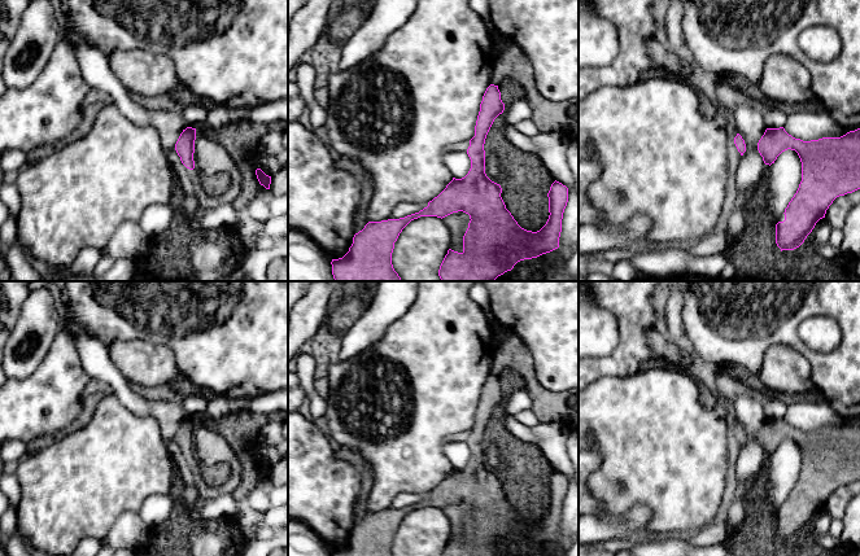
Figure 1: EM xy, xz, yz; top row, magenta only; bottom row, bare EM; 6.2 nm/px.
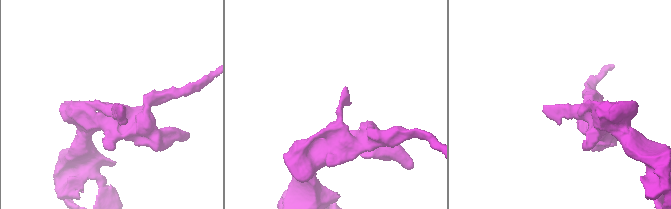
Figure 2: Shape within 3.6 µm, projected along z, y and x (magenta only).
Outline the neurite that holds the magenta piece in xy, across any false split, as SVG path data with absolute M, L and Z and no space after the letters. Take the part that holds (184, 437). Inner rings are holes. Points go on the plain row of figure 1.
M187 417L185 420L183 420L175 434L175 441L180 447L182 454L189 460L195 459L193 451L195 430L196 430L196 419Z

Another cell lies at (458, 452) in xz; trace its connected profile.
M448 441L442 451L455 469L464 468L471 459L471 450L463 441Z

